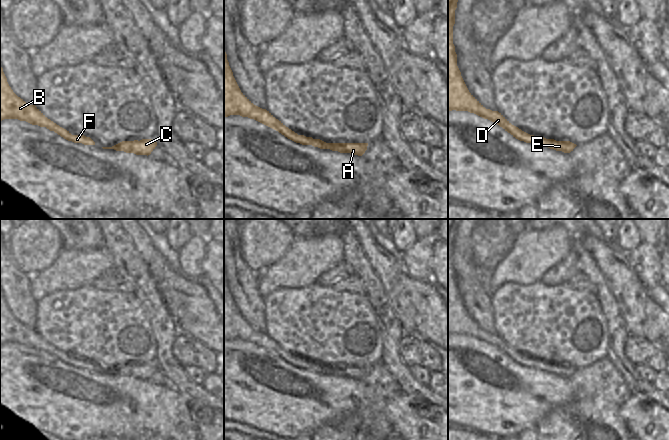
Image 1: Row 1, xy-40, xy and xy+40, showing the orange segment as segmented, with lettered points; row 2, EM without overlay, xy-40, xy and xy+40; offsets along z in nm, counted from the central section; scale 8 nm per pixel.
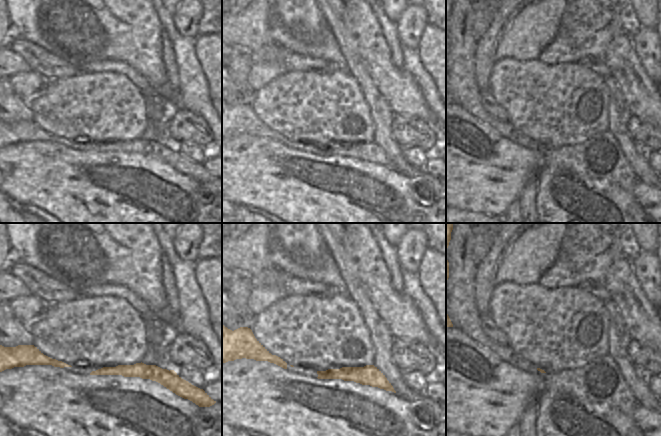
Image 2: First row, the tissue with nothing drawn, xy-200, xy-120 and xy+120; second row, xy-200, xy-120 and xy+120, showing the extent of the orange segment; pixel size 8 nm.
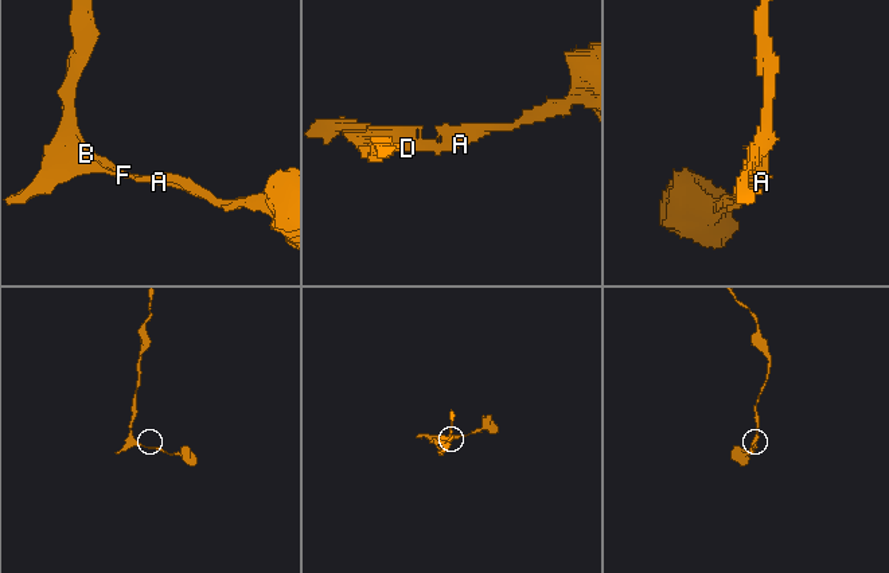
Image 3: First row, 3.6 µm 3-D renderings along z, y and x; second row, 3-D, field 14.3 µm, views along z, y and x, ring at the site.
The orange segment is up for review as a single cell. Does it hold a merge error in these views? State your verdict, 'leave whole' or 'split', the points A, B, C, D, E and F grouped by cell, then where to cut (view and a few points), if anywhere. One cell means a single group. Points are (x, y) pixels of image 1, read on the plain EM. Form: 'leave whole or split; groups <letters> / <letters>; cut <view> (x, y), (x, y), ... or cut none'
leave whole; groups A B C D E F; cut none

